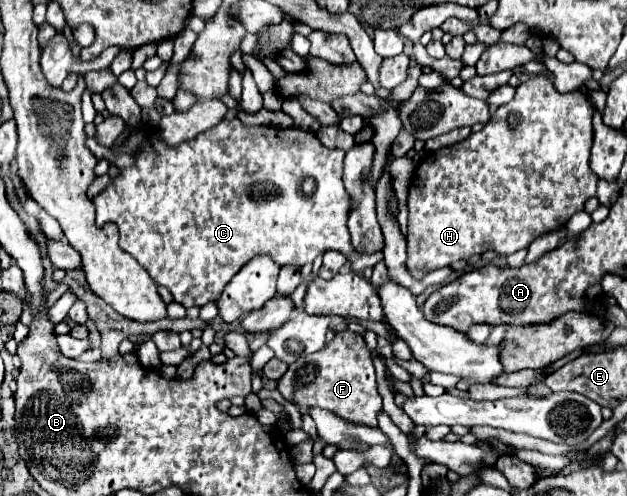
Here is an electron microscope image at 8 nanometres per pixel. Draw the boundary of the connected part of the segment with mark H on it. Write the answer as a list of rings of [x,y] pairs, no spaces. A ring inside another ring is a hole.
[[[532,76],[516,86],[514,98],[492,112],[490,122],[466,140],[424,156],[408,190],[408,272],[424,278],[428,272],[494,250],[508,256],[526,248],[538,236],[552,232],[568,218],[584,210],[584,202],[596,196],[596,174],[588,164],[592,146],[594,110],[584,92],[560,94],[548,76]]]

